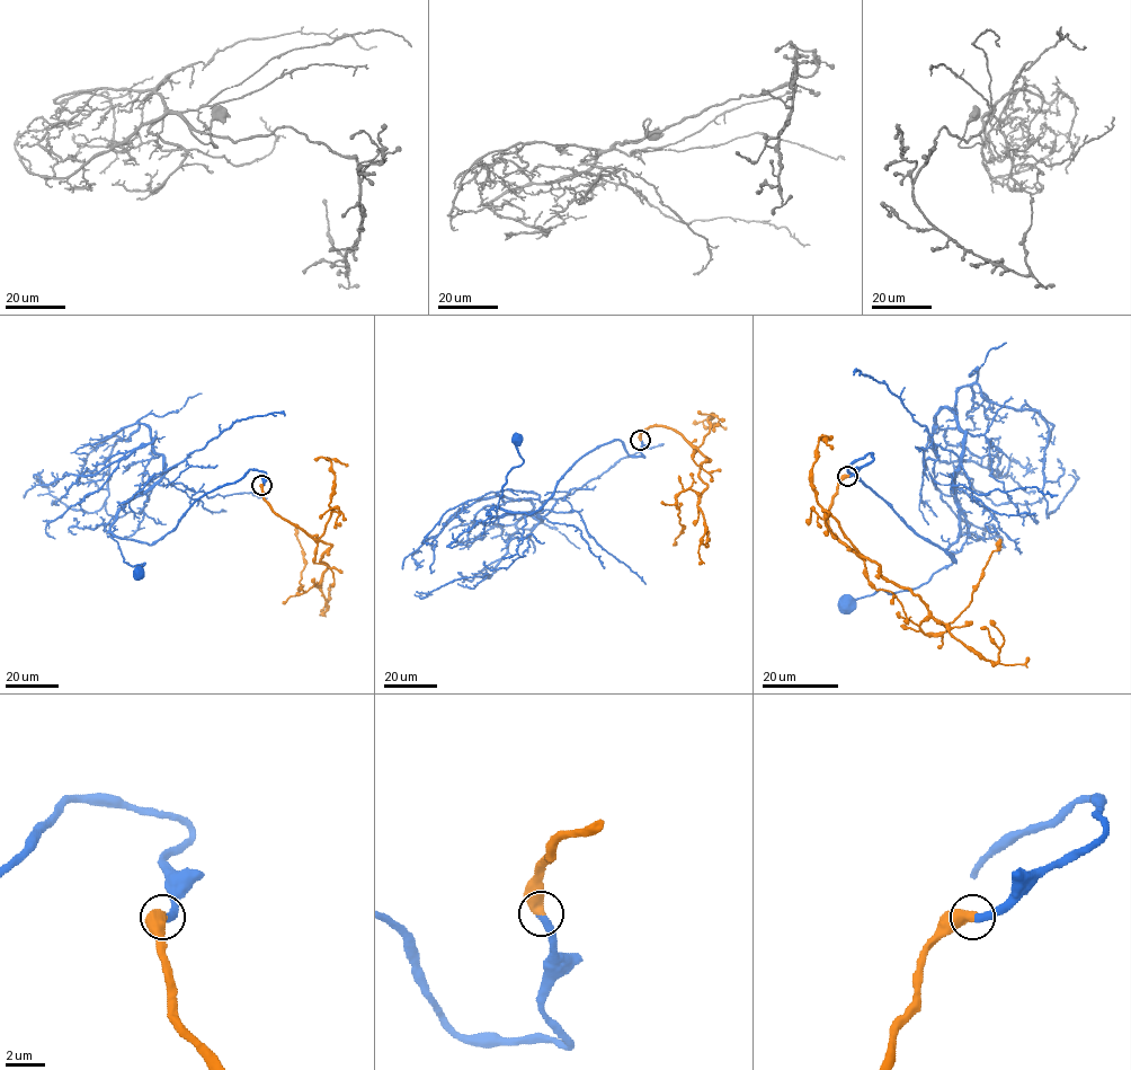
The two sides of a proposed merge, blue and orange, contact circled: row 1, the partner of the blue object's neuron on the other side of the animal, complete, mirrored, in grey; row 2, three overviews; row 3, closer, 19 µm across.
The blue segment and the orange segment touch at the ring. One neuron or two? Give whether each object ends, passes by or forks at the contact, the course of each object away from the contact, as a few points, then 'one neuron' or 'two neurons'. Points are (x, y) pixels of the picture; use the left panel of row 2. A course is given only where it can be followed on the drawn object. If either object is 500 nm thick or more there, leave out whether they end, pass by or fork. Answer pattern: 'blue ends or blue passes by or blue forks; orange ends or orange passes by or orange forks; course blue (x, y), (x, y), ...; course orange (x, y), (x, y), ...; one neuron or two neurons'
course blue (263, 485), (251, 470), (206, 493), (151, 544), (116, 537), (118, 511), (105, 528), (140, 573); course orange (263, 485), (275, 512), (331, 546), (320, 559), (328, 566), (321, 581), (302, 593), (304, 562), (295, 528); one neuron

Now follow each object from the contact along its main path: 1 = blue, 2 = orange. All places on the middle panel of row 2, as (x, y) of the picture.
1: (641, 439), (643, 457), (619, 440), (598, 445), (539, 510), (495, 507), (484, 523), (523, 461), (518, 440)
2: (641, 439), (644, 429), (662, 425), (710, 460), (700, 468), (704, 489), (676, 497), (683, 525), (674, 545)

